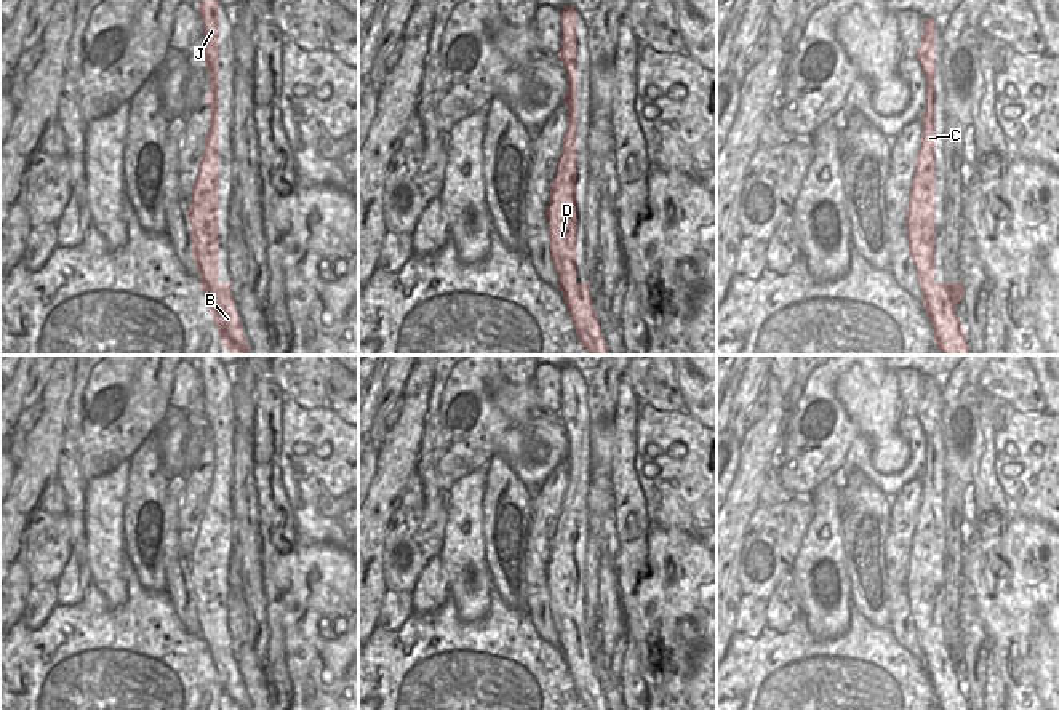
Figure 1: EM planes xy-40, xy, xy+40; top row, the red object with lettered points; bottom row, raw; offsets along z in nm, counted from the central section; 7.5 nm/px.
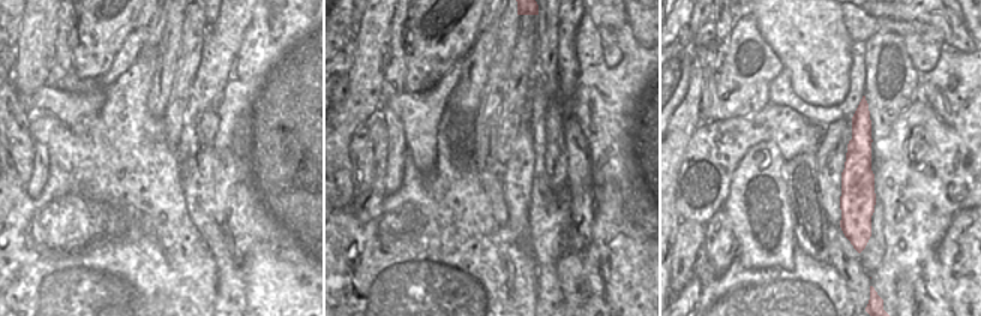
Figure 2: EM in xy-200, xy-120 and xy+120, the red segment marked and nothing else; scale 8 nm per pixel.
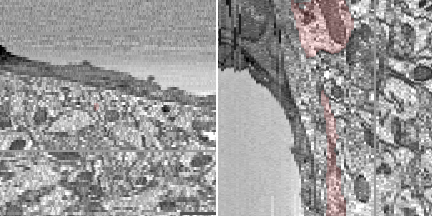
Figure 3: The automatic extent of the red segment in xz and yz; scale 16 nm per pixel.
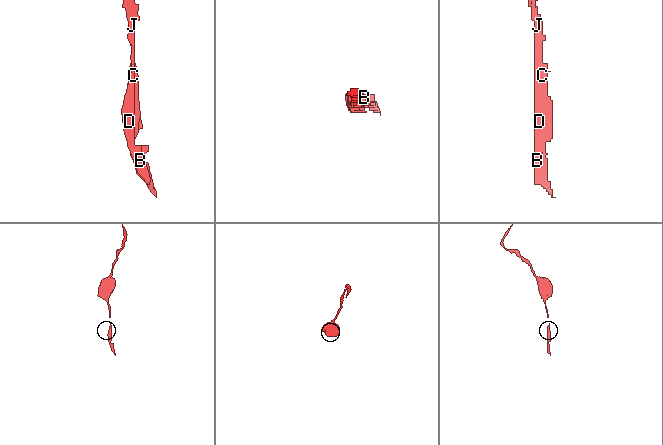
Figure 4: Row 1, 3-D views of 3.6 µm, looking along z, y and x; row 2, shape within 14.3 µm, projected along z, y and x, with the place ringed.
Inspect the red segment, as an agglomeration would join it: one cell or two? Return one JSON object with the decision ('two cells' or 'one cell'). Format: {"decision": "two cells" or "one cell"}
{"decision": "one cell"}

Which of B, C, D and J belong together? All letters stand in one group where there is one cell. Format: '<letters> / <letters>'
B C D J

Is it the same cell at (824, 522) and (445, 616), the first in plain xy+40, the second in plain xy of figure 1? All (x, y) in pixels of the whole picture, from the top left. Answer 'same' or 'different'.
different

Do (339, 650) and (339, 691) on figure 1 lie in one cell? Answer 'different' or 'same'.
same

